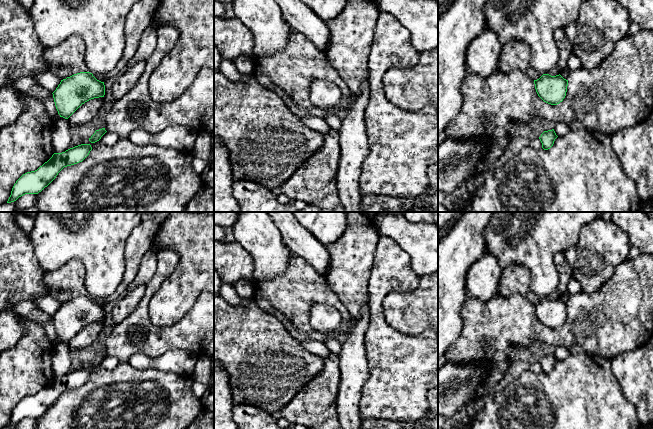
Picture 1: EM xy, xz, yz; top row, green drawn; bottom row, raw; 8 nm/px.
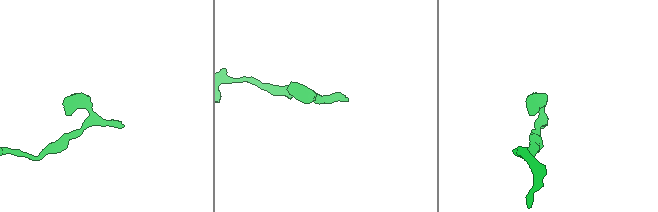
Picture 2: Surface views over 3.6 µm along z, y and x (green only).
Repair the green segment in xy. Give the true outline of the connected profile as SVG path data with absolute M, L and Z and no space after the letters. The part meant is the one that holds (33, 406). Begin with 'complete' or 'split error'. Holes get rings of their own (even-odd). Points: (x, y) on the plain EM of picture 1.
complete; M81 368L52 381L37 394L23 398L14 408L7 427L16 425L25 418L38 418L47 411L67 390L82 386L90 377L90 368Z

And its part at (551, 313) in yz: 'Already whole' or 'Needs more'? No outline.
Already whole

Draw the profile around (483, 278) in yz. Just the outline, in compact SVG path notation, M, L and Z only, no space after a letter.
M484 254L468 270L466 299L487 301L497 293L502 269L494 255Z

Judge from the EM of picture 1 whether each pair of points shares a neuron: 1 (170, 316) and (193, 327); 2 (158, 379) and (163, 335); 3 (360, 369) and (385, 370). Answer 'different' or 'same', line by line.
1: different
2: different
3: different

